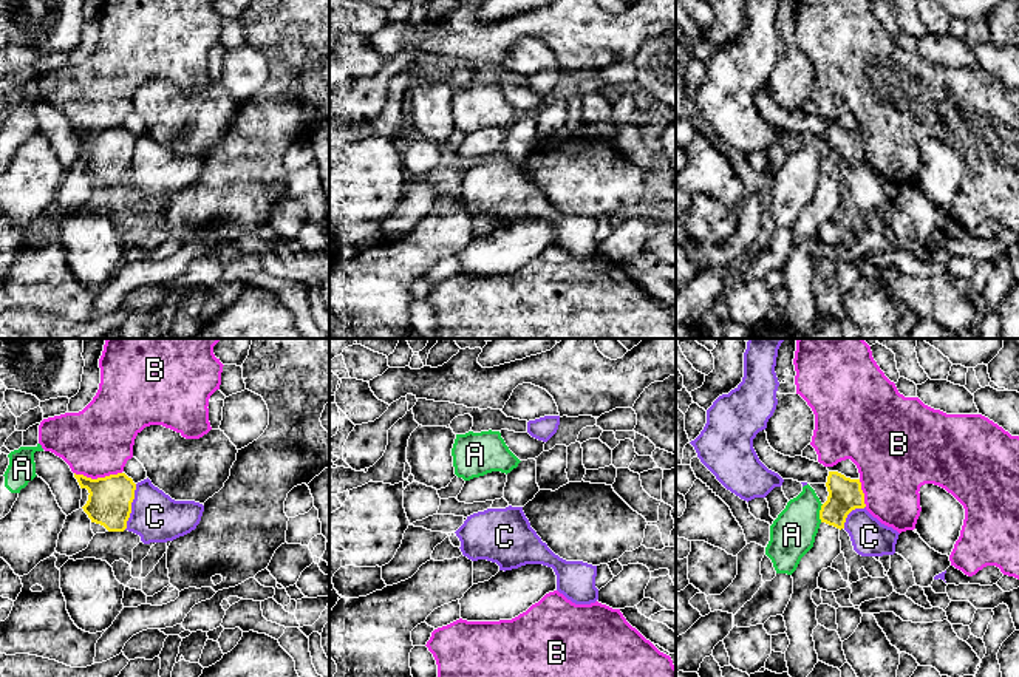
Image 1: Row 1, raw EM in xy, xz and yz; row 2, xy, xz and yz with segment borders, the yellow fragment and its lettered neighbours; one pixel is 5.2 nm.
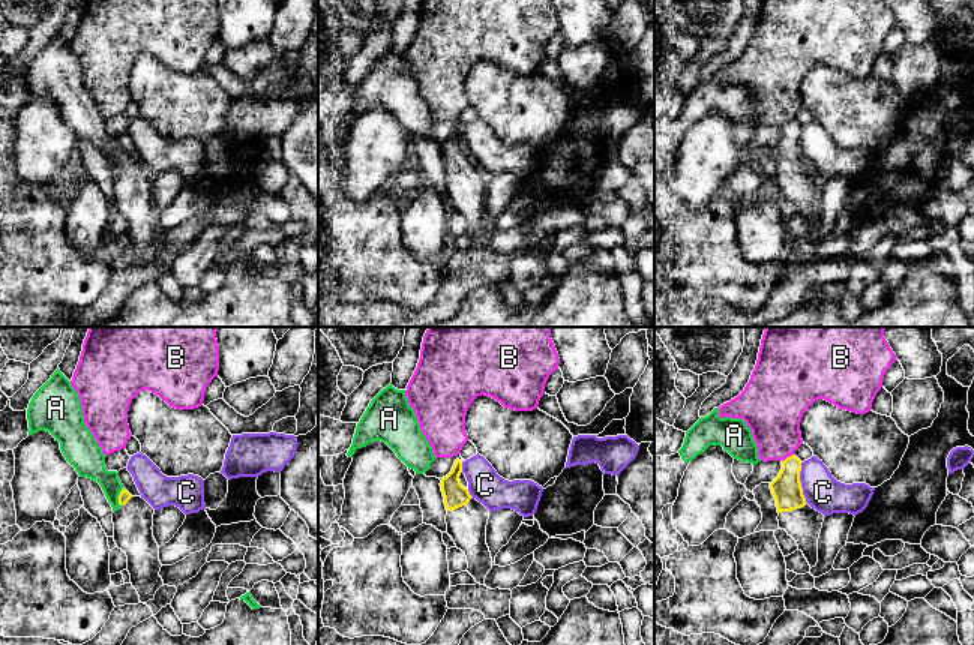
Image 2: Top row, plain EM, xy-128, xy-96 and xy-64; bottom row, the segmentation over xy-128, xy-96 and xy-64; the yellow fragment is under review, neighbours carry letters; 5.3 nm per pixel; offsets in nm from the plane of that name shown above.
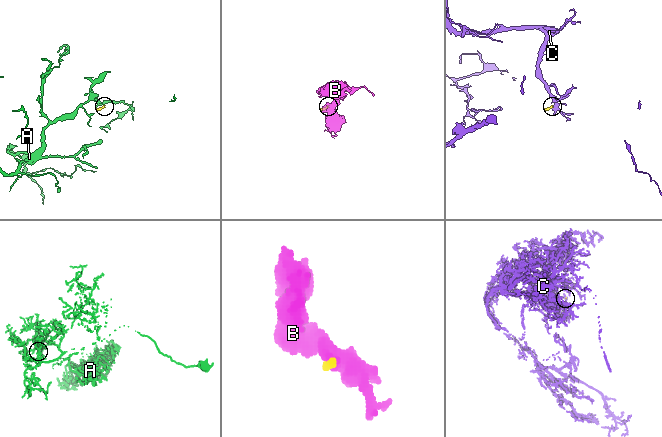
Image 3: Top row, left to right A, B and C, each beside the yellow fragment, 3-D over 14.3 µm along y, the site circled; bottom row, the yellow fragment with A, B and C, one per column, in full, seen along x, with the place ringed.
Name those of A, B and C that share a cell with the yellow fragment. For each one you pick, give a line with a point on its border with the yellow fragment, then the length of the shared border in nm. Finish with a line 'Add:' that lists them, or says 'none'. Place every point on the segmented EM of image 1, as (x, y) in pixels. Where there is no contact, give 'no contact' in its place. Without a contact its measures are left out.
Add: none

